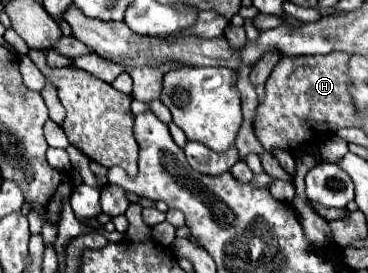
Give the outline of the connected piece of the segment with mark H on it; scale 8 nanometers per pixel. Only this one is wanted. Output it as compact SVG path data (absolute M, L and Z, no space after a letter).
M328 53L328 55L300 55L300 57L282 57L272 69L266 81L266 99L258 105L254 117L254 131L260 143L270 147L280 147L294 151L298 145L308 143L318 133L334 133L342 127L350 127L352 119L352 97L348 95L348 55L346 53Z

